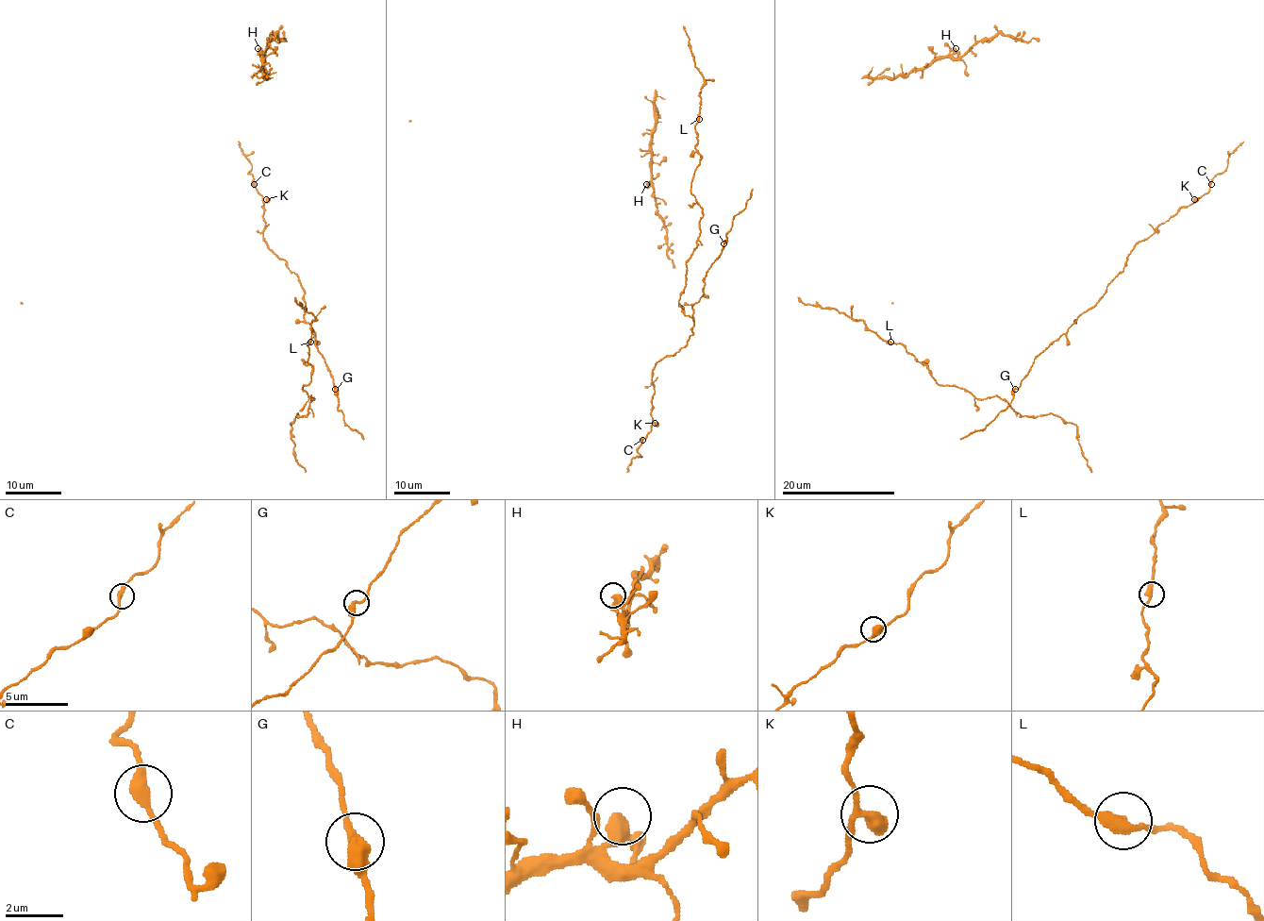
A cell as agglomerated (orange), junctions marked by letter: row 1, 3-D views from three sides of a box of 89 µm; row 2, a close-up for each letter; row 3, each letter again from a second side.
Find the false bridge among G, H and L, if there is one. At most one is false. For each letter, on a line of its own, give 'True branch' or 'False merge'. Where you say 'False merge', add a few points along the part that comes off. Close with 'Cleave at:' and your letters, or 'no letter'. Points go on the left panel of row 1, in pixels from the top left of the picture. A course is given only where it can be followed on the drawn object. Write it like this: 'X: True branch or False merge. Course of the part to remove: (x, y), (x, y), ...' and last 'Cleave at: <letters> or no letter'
G: True branch
H: True branch
L: True branch
Cleave at: no letter

